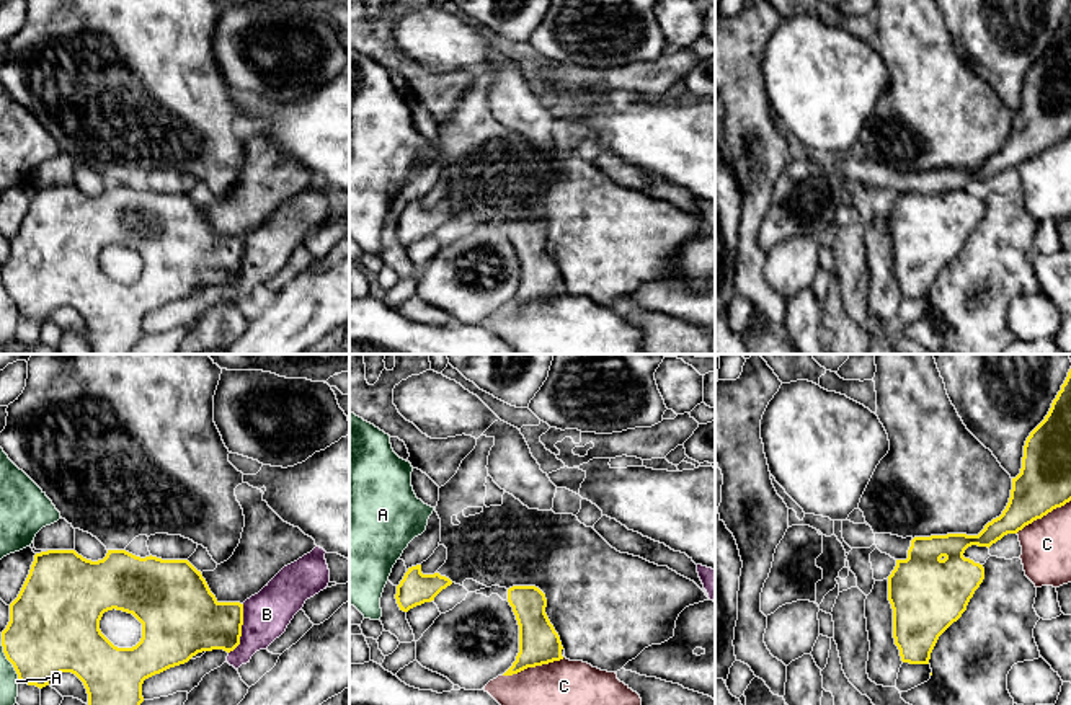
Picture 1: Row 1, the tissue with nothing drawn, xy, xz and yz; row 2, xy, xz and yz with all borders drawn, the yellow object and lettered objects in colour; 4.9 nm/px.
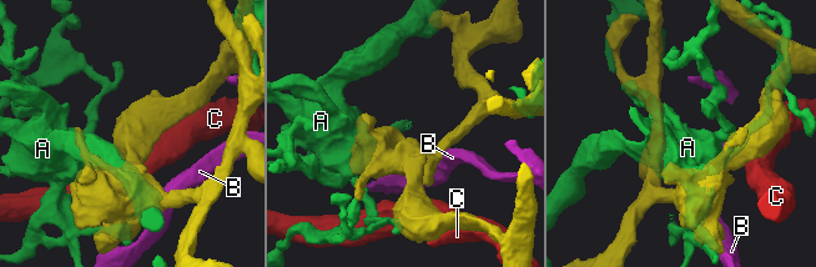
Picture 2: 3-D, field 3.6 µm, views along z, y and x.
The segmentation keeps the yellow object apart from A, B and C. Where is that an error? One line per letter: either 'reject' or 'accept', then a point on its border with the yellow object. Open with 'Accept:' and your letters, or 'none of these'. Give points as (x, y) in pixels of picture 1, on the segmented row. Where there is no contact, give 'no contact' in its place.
Accept: none of these
A: reject | xy (5, 655)
B: reject | xy (240, 629)
C: reject | xz (533, 666)

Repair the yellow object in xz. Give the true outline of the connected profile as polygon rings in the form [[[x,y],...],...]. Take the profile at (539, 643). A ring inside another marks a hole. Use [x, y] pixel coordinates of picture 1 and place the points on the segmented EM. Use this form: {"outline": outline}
{"outline": [[[513,586],[508,602],[519,625],[519,653],[503,676],[563,659],[560,636],[545,614],[545,594],[536,586]]]}

